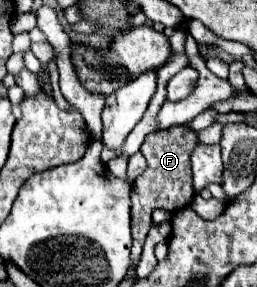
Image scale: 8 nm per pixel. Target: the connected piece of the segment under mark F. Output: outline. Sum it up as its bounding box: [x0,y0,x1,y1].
[132,126,196,262]

